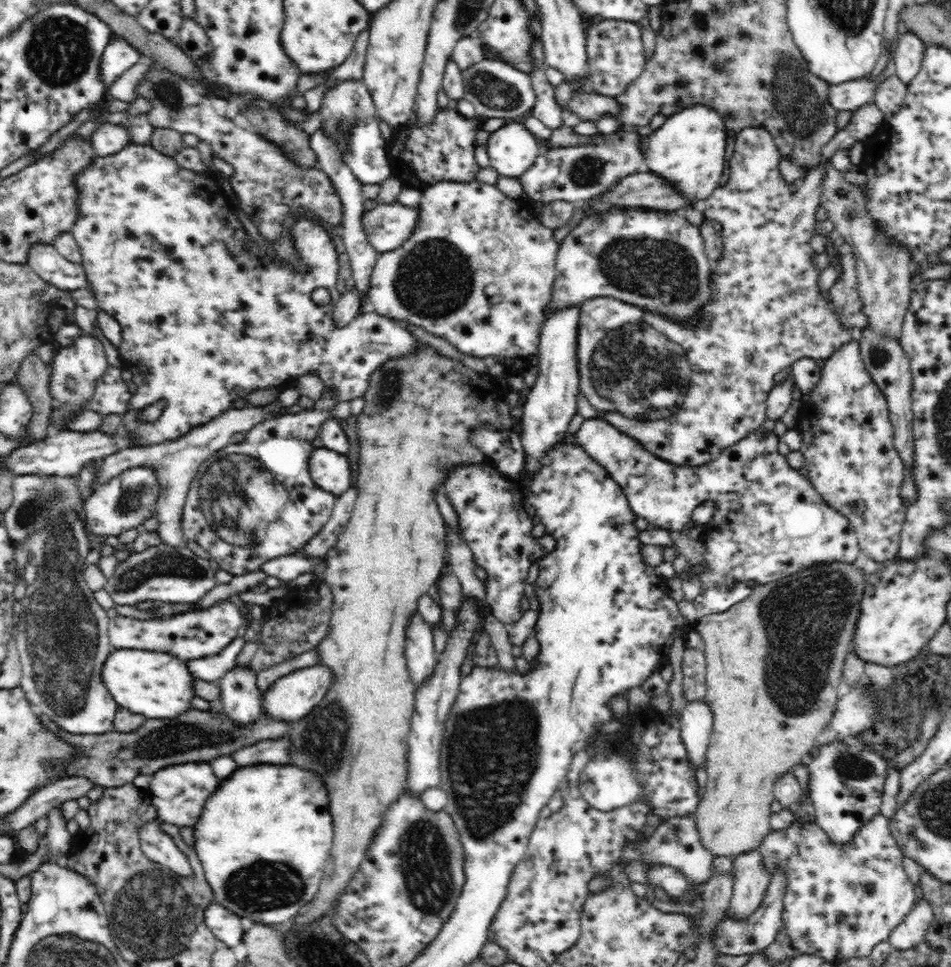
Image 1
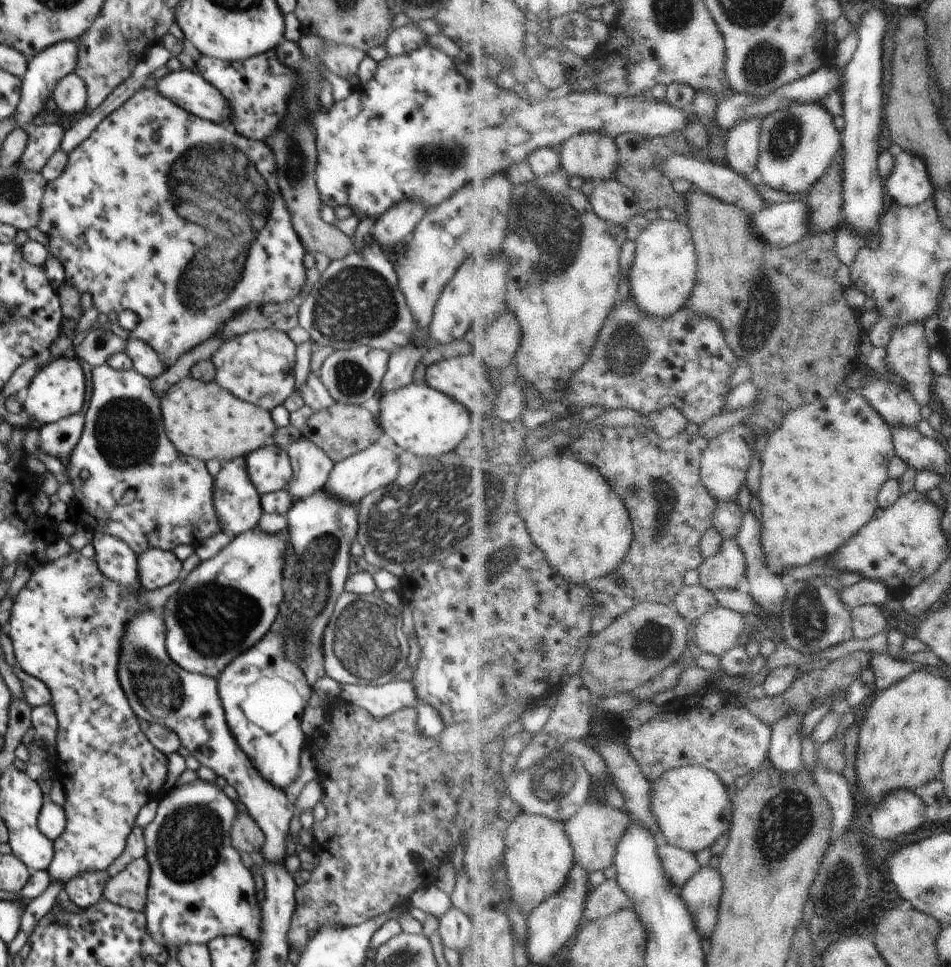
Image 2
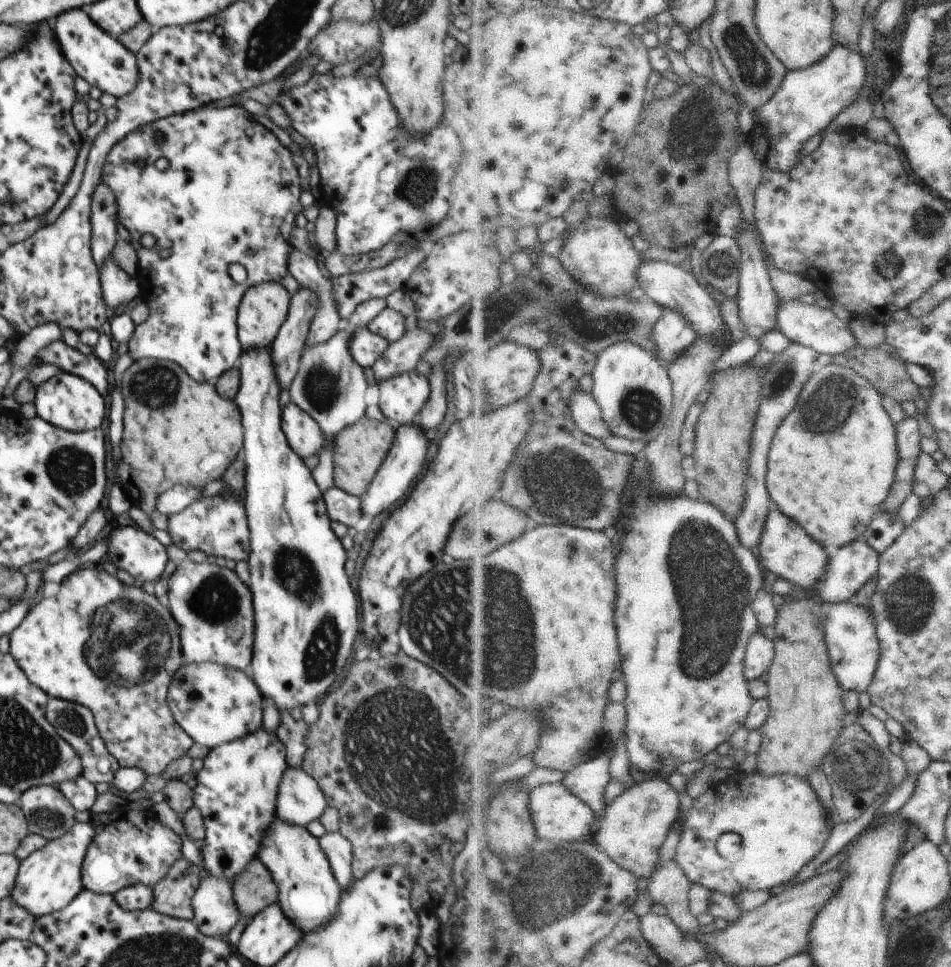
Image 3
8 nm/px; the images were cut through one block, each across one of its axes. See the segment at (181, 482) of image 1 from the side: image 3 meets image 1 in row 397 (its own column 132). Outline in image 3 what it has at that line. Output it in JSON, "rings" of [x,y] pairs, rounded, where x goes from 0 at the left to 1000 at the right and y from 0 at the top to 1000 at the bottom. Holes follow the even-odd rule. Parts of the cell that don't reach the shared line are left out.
{"rings":[[[117,263],[107,278],[104,279],[104,290],[108,312],[117,324],[126,316],[132,316],[135,321],[135,314],[147,306],[146,292],[124,277],[117,269]]]}

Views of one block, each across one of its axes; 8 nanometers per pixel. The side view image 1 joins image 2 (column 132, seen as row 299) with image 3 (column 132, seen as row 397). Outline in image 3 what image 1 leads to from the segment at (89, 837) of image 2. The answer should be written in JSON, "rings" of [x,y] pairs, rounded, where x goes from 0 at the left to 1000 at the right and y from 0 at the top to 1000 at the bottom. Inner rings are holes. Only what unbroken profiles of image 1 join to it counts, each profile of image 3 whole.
{"rings":[[[97,584],[91,588],[88,587],[88,589],[82,588],[65,601],[63,612],[59,616],[47,617],[47,619],[35,627],[27,635],[24,643],[9,658],[9,676],[16,681],[20,691],[27,697],[34,707],[40,709],[52,722],[75,725],[93,732],[97,736],[105,762],[109,765],[114,779],[125,789],[125,793],[142,793],[154,801],[166,801],[172,798],[181,788],[197,781],[198,776],[203,771],[204,767],[183,746],[176,728],[176,717],[179,707],[191,687],[192,677],[190,676],[188,648],[185,641],[180,637],[178,629],[175,629],[174,622],[151,612],[146,604],[141,606],[129,604],[124,600],[123,596],[117,596],[105,585]]]}

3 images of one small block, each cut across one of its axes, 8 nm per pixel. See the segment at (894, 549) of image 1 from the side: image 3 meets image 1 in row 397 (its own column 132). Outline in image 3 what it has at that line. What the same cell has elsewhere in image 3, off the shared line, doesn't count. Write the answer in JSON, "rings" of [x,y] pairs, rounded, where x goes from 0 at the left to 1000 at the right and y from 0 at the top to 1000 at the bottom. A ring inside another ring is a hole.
{"rings":[[[159,840],[148,842],[128,843],[128,848],[122,846],[122,850],[116,846],[118,852],[103,851],[100,857],[100,865],[95,873],[87,896],[85,897],[85,910],[87,917],[99,923],[106,926],[120,926],[129,917],[135,917],[144,913],[162,917],[168,910],[171,910],[177,900],[185,892],[185,889],[191,887],[190,876],[191,869],[187,862],[184,862],[179,856],[167,852]]]}

